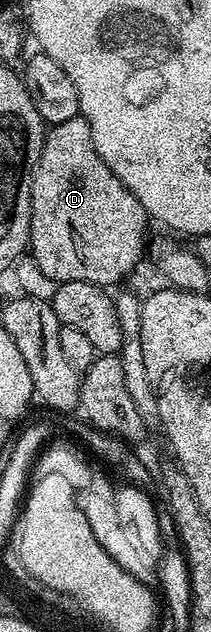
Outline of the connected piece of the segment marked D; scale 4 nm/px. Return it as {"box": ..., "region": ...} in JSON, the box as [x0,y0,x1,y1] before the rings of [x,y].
{"box":[28,115,148,289],"region":[[[81,115],[70,118],[70,122],[51,125],[44,137],[44,145],[36,168],[32,171],[32,213],[28,243],[30,254],[38,267],[54,278],[56,285],[66,282],[90,282],[102,289],[116,284],[136,268],[144,256],[144,235],[148,232],[148,212],[126,190],[124,183],[102,162],[98,150],[94,150],[94,138],[90,126]]]}

